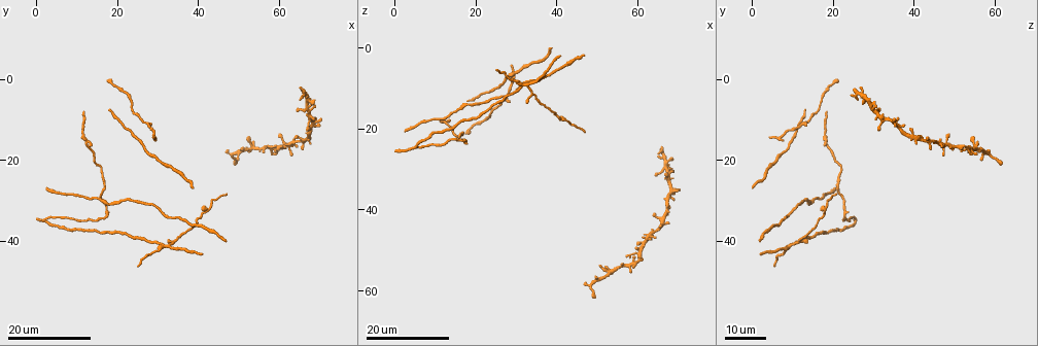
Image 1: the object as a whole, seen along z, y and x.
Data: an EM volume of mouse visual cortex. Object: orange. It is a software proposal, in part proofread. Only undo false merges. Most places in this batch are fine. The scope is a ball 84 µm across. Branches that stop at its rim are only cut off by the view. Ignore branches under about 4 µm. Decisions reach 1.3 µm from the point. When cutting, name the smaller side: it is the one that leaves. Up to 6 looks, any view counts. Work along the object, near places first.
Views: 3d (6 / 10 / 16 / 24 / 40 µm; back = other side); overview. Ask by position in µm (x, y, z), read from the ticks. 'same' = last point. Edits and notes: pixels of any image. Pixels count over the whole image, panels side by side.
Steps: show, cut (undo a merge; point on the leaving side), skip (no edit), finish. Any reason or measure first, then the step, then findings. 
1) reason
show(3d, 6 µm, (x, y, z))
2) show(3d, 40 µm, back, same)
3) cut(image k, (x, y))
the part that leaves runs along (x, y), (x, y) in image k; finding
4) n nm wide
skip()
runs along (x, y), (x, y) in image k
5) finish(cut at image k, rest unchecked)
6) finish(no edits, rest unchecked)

show(3d, 16 µm, (27.0, 18.0, 8.0))

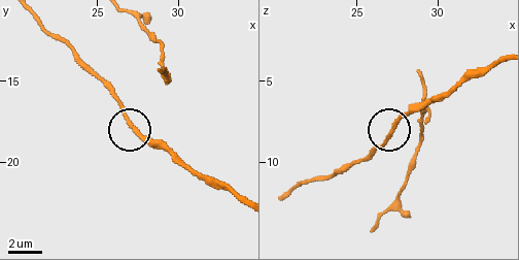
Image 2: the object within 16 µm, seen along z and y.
show(3d, 6 µm, (27.4, 18.0, 7.9))

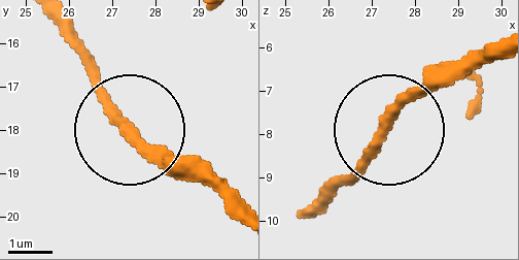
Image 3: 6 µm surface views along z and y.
240 nm wide
skip()
continuous, no second neuron

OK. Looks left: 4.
show(3d, 16 µm, (27.0, 11.0, 12.5))

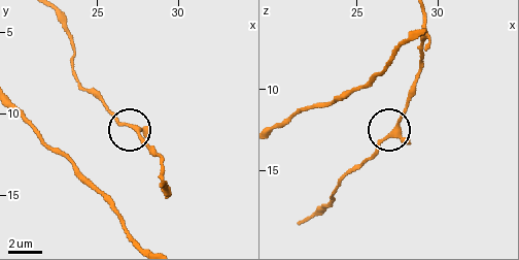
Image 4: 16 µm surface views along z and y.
show(3d, 10 µm, (27.5, 11.0, 12.5))

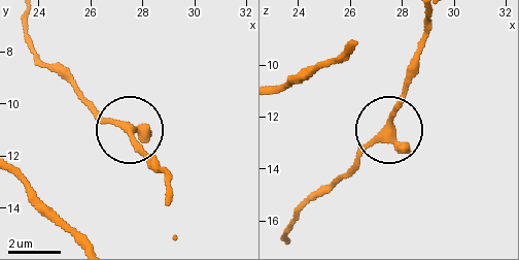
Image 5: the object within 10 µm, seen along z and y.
side arm 18 µm
skip()
all the same neuron

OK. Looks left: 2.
side arm on a straight run
show(3d, 24 µm, (67.5, 10.0, 32.5))

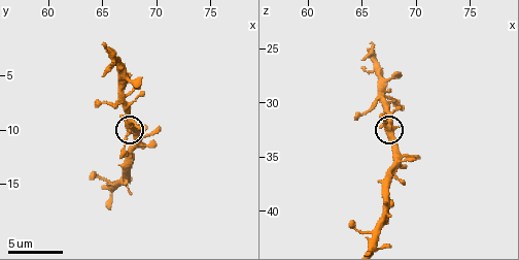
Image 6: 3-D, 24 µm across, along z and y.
show(3d, 10 µm, same)

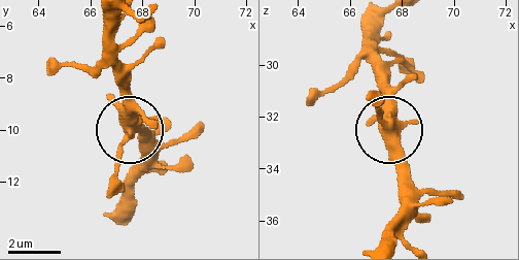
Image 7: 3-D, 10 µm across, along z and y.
450 nm wide
skip()
one neuron here

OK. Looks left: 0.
finish(no edits, rest unchecked)

